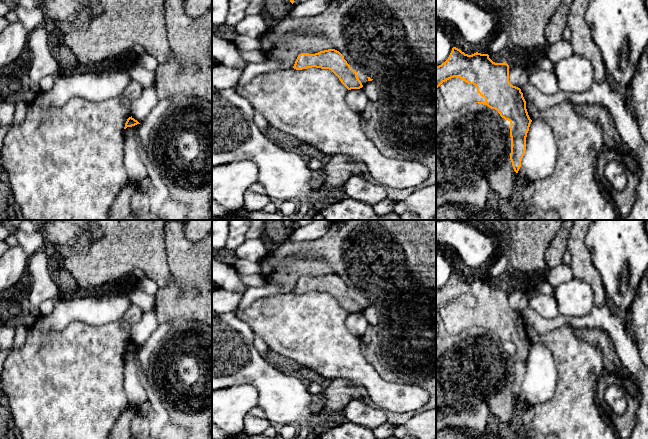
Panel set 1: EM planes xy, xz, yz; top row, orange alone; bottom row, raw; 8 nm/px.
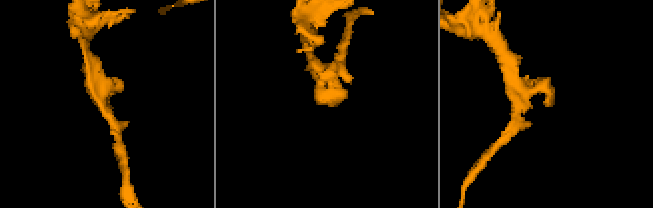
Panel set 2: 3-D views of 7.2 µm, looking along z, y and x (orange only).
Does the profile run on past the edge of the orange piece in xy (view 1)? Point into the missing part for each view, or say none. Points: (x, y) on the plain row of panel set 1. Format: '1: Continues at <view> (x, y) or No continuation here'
1: No continuation here

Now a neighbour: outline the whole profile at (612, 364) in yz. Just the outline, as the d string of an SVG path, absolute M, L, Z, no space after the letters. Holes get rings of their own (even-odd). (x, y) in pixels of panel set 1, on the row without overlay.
M583 328L574 329L576 336L588 343L596 345L602 353L604 370L607 373L620 375L626 371L616 353L615 346L610 336L599 329Z

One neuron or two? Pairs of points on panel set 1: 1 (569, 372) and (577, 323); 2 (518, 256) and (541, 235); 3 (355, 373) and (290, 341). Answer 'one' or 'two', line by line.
1: two
2: one
3: one

